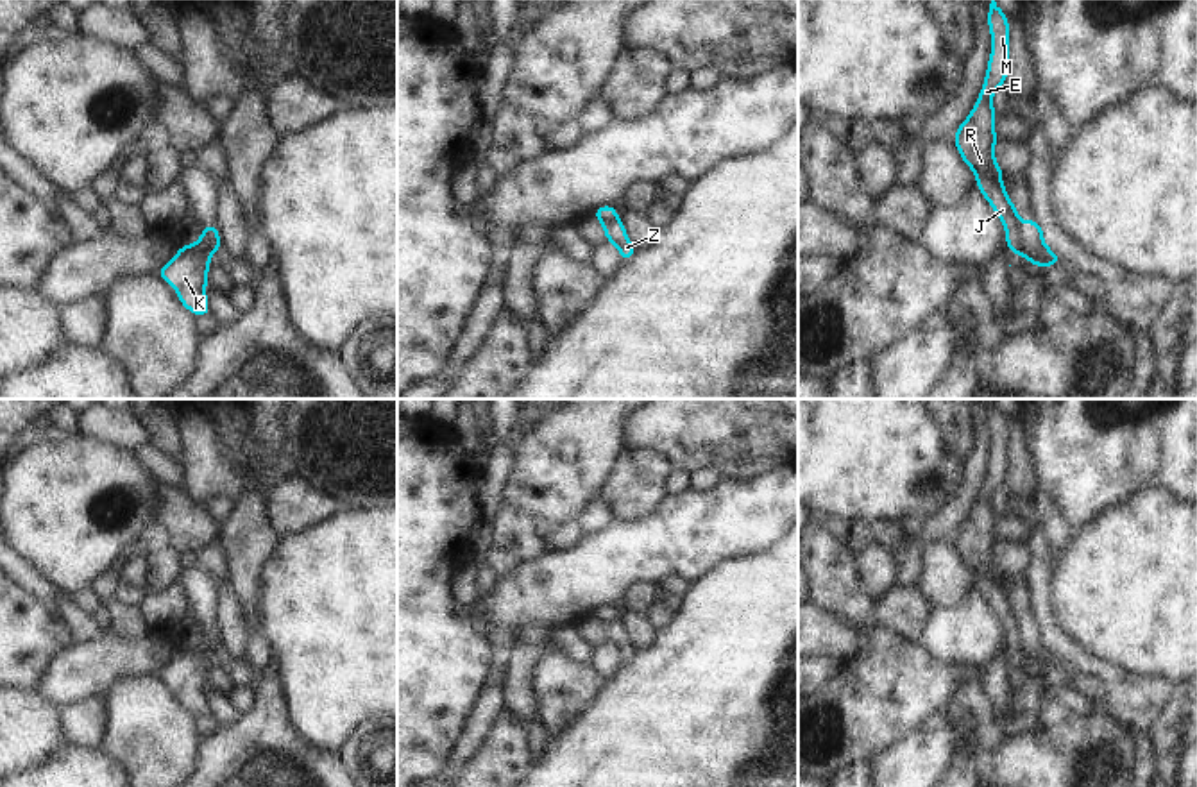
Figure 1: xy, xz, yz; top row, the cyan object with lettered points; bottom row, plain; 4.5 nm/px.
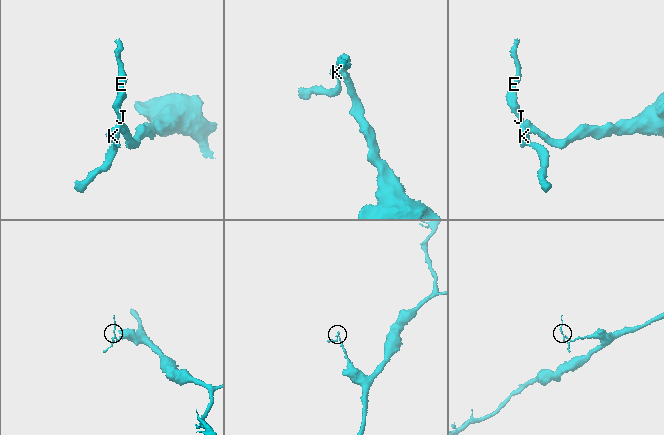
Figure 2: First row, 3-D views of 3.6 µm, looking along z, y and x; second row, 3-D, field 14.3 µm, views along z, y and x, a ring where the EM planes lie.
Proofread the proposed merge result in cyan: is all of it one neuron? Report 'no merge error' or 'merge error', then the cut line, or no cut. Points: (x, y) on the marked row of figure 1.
merge error; cut in yz along (1020, 224), (1020, 249), (1024, 253)

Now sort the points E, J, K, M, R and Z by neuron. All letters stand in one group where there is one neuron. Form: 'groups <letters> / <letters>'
groups E J K M R / Z

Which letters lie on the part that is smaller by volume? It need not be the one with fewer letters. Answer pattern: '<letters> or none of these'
E, J, K, M, R

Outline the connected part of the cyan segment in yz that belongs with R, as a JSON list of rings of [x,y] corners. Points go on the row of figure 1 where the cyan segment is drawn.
[[[989,4],[988,27],[991,30],[991,57],[981,95],[970,116],[959,125],[954,134],[955,147],[963,161],[973,170],[975,186],[982,191],[989,206],[1000,216],[1006,227],[1006,245],[1011,254],[1023,254],[1020,245],[1020,216],[1009,195],[1000,182],[1004,172],[995,161],[995,107],[991,97],[1006,84],[1009,68],[1009,20],[997,5]]]

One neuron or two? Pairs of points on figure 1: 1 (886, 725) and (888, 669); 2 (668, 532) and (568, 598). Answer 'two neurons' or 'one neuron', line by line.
1: one neuron
2: one neuron

